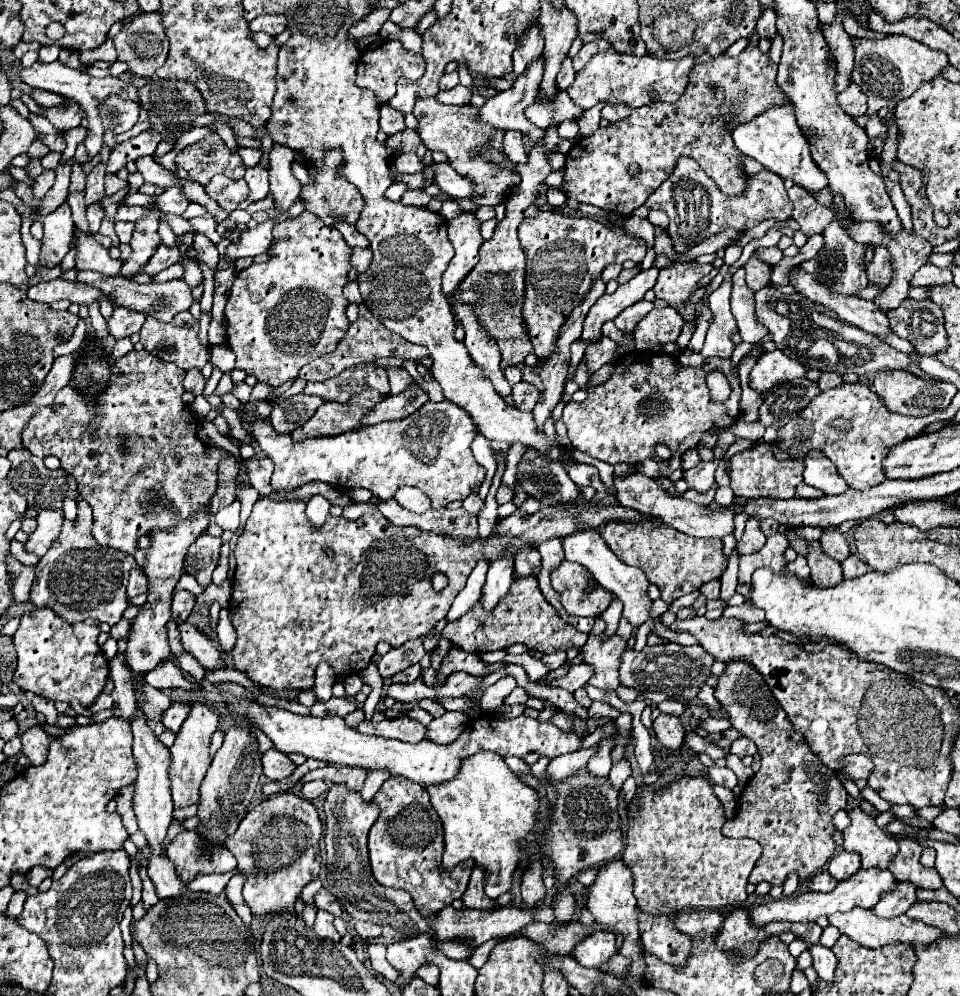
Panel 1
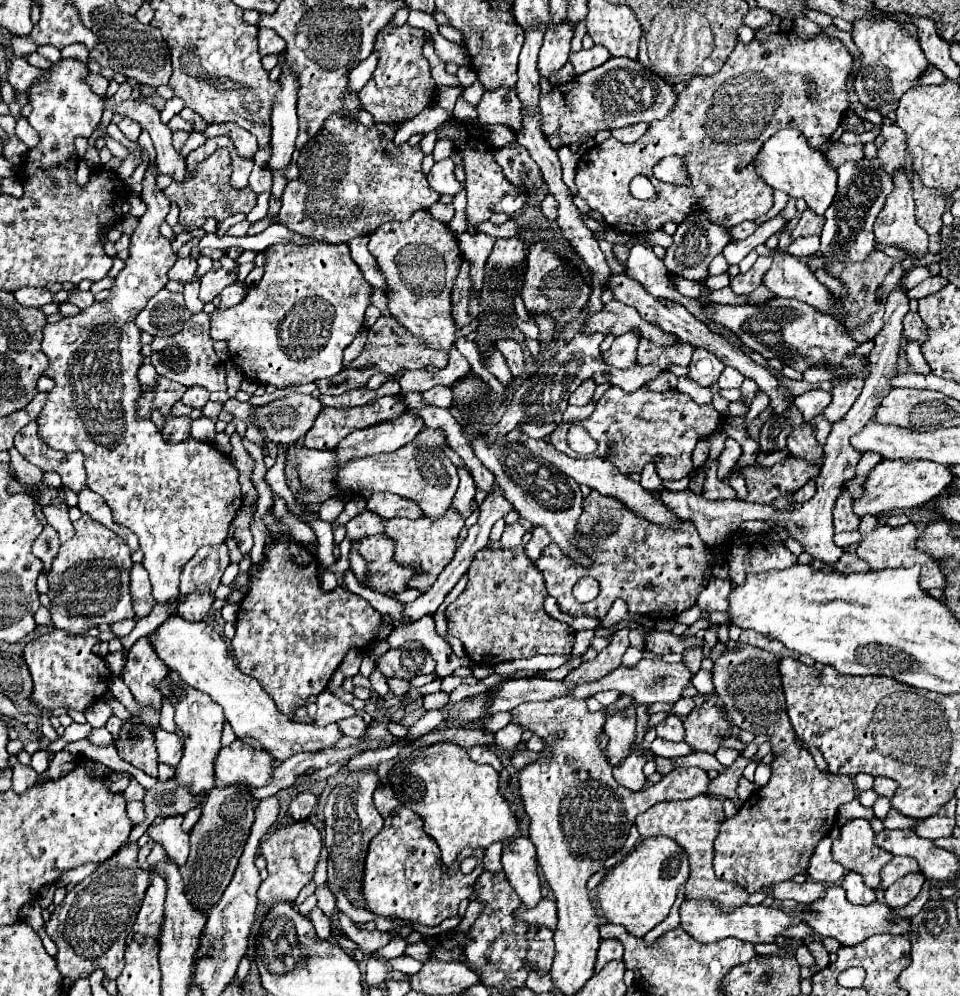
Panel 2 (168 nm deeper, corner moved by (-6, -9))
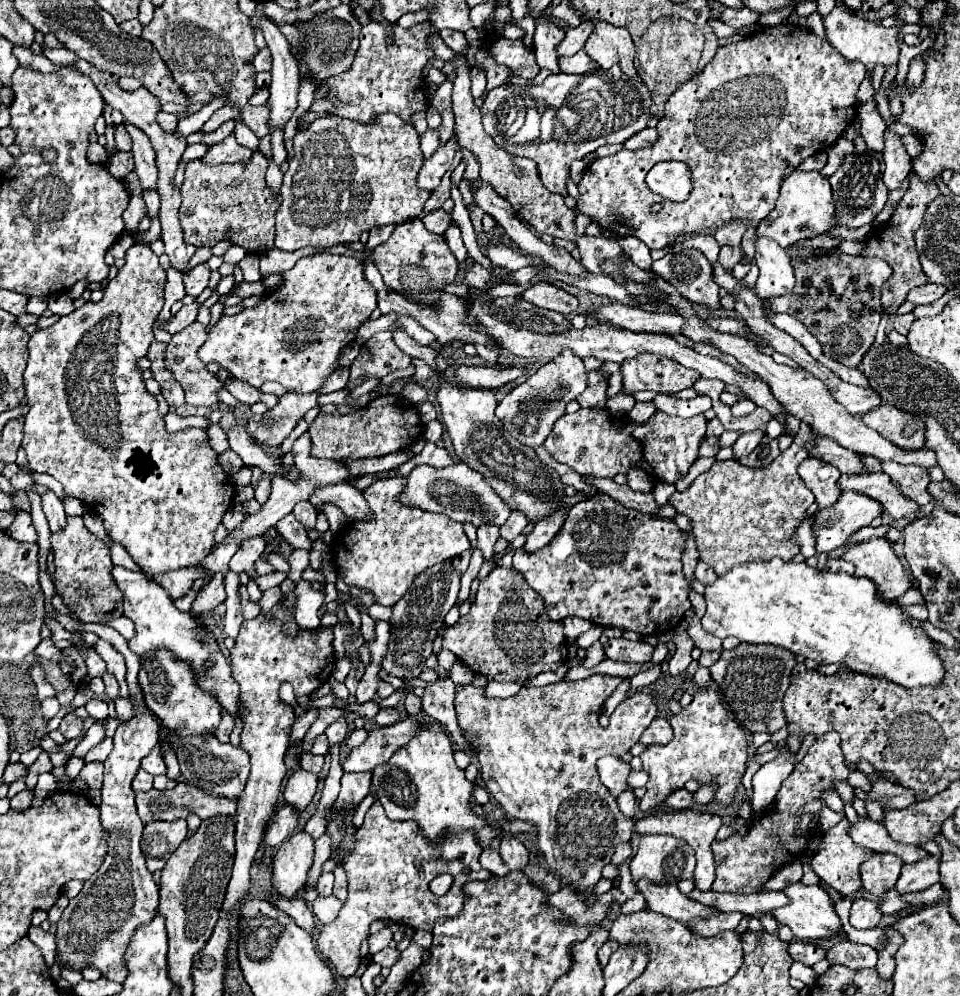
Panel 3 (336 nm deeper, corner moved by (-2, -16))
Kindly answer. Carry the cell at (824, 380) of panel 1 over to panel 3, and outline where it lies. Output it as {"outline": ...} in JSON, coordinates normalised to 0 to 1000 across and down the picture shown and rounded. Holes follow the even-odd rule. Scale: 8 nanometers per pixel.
{"outline":[[[834,424],[826,446],[801,468],[780,470],[766,462],[745,464],[714,494],[703,494],[697,500],[707,516],[718,518],[726,552],[748,578],[772,564],[799,563],[805,558],[822,564],[832,556],[832,546],[826,544],[826,536],[839,522],[839,514],[849,504],[849,498],[836,488],[830,468],[843,460],[839,446],[845,442],[845,428]]]}

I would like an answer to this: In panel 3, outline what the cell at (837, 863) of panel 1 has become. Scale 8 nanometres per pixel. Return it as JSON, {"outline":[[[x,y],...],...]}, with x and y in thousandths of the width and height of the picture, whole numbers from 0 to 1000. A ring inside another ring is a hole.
{"outline":[[[891,904],[886,910],[886,930],[893,934],[911,932],[918,924],[918,916],[907,904]]]}

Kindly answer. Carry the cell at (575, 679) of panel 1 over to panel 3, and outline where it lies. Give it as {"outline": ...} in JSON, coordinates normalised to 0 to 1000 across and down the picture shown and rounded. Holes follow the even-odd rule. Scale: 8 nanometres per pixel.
{"outline":[[[424,721],[409,729],[386,733],[382,743],[368,751],[361,759],[357,765],[357,775],[380,775],[389,773],[393,767],[401,767],[411,757],[416,747],[424,747],[424,743],[428,743],[436,731],[439,725],[434,721]]]}

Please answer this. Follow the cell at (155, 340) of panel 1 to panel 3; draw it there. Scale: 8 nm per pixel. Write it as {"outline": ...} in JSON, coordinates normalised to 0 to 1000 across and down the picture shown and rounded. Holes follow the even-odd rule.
{"outline":[[[201,323],[197,329],[193,329],[191,333],[182,335],[178,339],[178,343],[174,347],[174,353],[172,353],[172,365],[174,365],[174,369],[180,373],[182,382],[191,388],[195,406],[201,406],[201,408],[226,408],[228,406],[226,394],[232,390],[232,386],[226,382],[226,378],[220,376],[214,369],[214,365],[207,361],[207,357],[205,357],[205,351],[211,347],[214,341],[216,341],[214,327],[207,325],[207,323]]]}

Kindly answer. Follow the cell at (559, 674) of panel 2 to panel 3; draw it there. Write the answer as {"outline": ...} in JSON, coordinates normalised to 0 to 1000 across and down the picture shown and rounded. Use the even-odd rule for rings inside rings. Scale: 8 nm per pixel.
{"outline":[[[622,644],[611,651],[611,663],[609,663],[609,669],[616,671],[620,665],[624,667],[628,661],[630,661],[630,657],[628,657],[628,649]]]}

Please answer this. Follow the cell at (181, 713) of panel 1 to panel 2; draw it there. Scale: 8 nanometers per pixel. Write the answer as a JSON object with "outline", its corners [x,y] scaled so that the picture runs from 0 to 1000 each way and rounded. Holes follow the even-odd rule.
{"outline":[[[164,732],[161,734],[161,746],[164,746],[166,764],[174,766],[178,770],[184,770],[184,766],[189,764],[189,758],[191,758],[191,742],[186,740],[186,736]]]}

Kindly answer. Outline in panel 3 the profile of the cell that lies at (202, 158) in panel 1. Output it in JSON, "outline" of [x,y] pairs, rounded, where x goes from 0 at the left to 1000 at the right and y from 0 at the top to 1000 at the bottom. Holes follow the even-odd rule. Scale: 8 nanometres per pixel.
{"outline":[[[245,135],[236,137],[232,143],[218,149],[216,157],[211,159],[214,165],[230,165],[230,163],[259,163],[259,157],[264,153],[259,149],[253,149],[247,145]]]}

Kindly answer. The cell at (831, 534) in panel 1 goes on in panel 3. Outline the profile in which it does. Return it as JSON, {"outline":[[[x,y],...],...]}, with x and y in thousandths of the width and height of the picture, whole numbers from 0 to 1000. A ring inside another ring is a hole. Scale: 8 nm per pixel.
{"outline":[[[849,460],[836,462],[836,466],[832,466],[832,480],[849,496],[849,504],[853,510],[861,510],[872,504],[876,496],[872,488],[874,478],[876,474],[870,468],[857,466],[855,462]]]}

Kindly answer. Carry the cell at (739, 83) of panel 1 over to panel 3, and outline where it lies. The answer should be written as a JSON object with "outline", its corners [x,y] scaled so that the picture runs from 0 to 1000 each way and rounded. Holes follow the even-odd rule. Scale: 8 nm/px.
{"outline":[[[811,24],[811,26],[803,26],[803,28],[791,28],[786,34],[778,36],[776,40],[772,42],[766,42],[766,44],[759,44],[759,46],[753,46],[747,50],[745,58],[734,66],[734,70],[726,76],[722,76],[718,82],[714,82],[711,86],[707,86],[699,98],[695,100],[693,104],[693,118],[684,124],[684,131],[686,131],[686,139],[684,143],[678,147],[678,149],[668,149],[668,151],[647,151],[639,157],[632,157],[632,159],[622,159],[607,175],[607,181],[603,183],[603,193],[605,193],[605,201],[601,203],[601,211],[616,217],[620,223],[624,223],[630,231],[634,233],[641,233],[643,237],[661,237],[666,241],[670,241],[676,249],[693,249],[695,245],[699,245],[705,237],[716,237],[716,235],[730,235],[730,231],[736,231],[736,229],[749,229],[761,221],[774,221],[782,227],[789,227],[805,209],[809,197],[811,197],[811,185],[816,183],[816,177],[820,177],[820,173],[824,173],[824,169],[830,169],[839,159],[851,155],[851,153],[857,153],[857,151],[864,151],[874,139],[876,135],[882,131],[884,127],[884,120],[889,122],[891,120],[891,114],[893,114],[893,90],[895,90],[895,84],[899,82],[899,76],[901,76],[901,66],[895,64],[893,60],[882,60],[878,58],[859,38],[853,38],[847,34],[847,30],[843,30],[841,26],[832,26],[832,24]],[[693,161],[707,161],[711,165],[718,167],[720,171],[720,183],[722,183],[722,191],[718,195],[716,201],[711,203],[699,203],[699,201],[693,201],[689,199],[686,195],[680,195],[676,191],[676,187],[672,185],[672,177],[674,173],[686,165],[686,163],[693,163]],[[686,203],[691,207],[691,211],[686,213],[678,213],[678,207]]]}

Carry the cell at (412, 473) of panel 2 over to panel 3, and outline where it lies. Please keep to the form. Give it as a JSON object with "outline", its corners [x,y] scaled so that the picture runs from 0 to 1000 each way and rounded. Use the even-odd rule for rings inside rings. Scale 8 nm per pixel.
{"outline":[[[482,464],[466,468],[466,470],[434,468],[424,478],[424,488],[418,496],[418,504],[436,508],[447,514],[459,514],[474,524],[480,524],[480,526],[489,524],[495,528],[501,528],[501,526],[522,528],[532,514],[528,510],[528,506],[522,502],[522,498],[518,498],[514,494],[514,490],[507,486],[507,482],[503,482],[503,478],[499,474],[495,474],[493,470],[489,470]]]}

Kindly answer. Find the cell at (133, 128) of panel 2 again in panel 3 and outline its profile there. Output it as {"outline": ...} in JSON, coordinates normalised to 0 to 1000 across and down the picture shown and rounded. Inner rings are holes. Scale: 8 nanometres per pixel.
{"outline":[[[128,124],[120,127],[120,145],[122,145],[122,151],[128,151],[128,153],[136,151],[136,137],[132,135]]]}

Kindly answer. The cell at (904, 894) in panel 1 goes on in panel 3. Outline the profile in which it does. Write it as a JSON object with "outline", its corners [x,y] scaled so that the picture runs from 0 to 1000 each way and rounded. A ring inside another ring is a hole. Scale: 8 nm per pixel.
{"outline":[[[966,859],[966,863],[957,863],[955,867],[941,867],[941,876],[932,888],[932,894],[955,896],[964,894],[978,886],[978,863],[974,859]]]}

